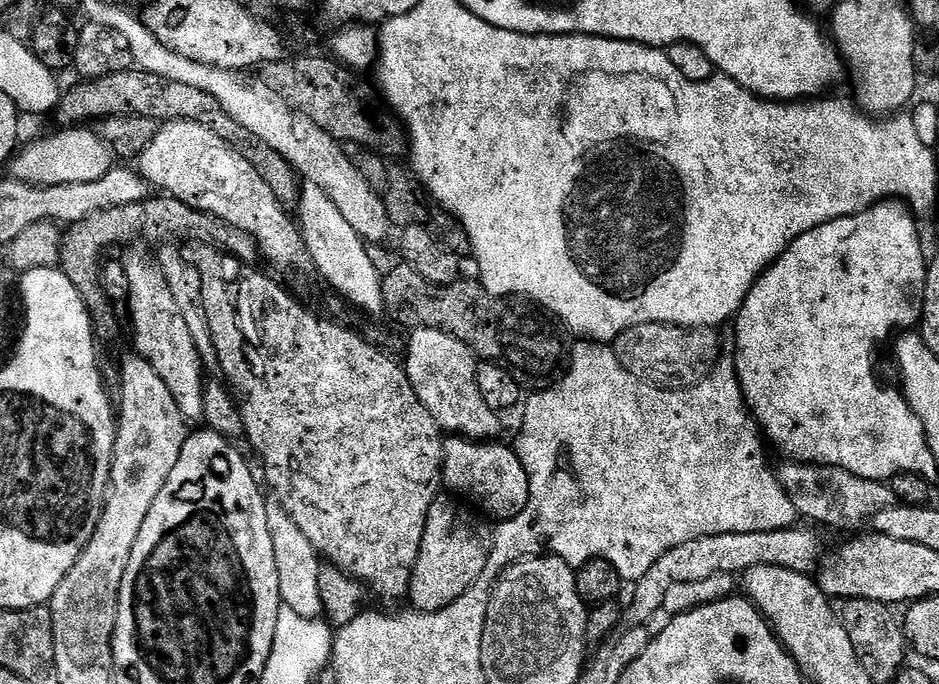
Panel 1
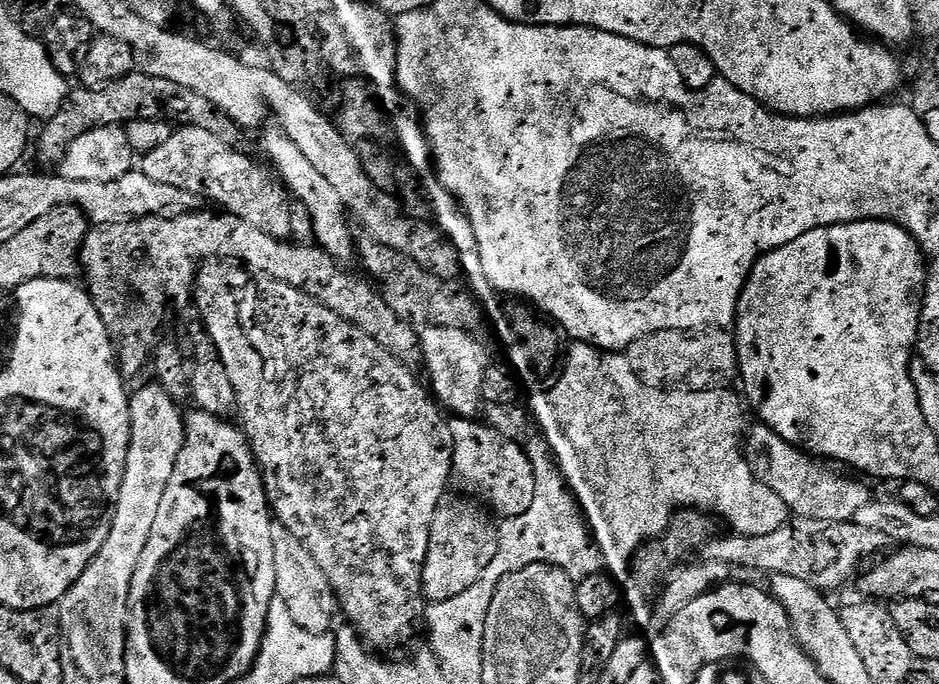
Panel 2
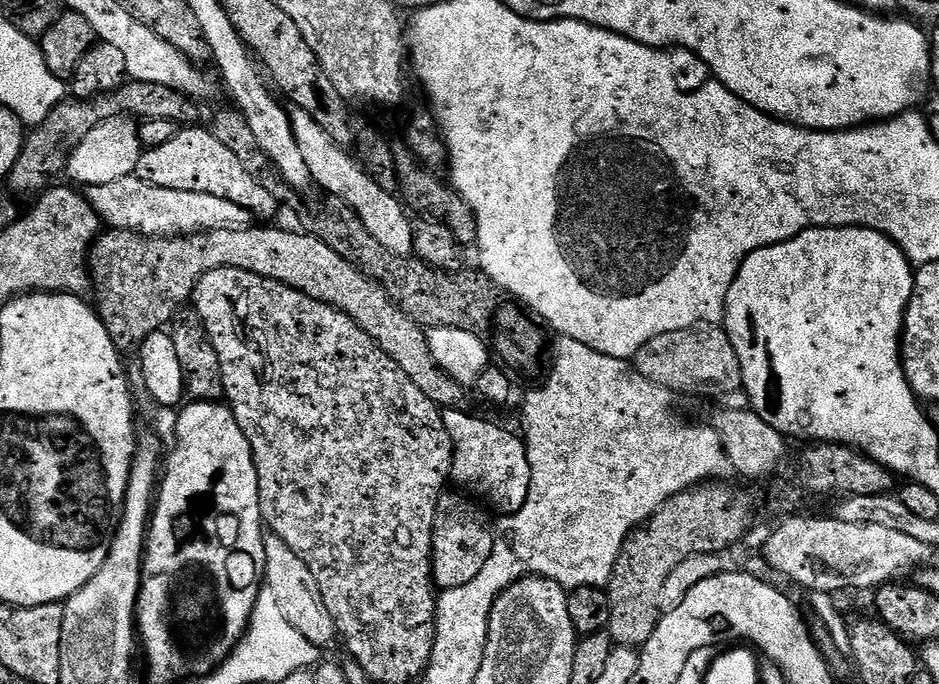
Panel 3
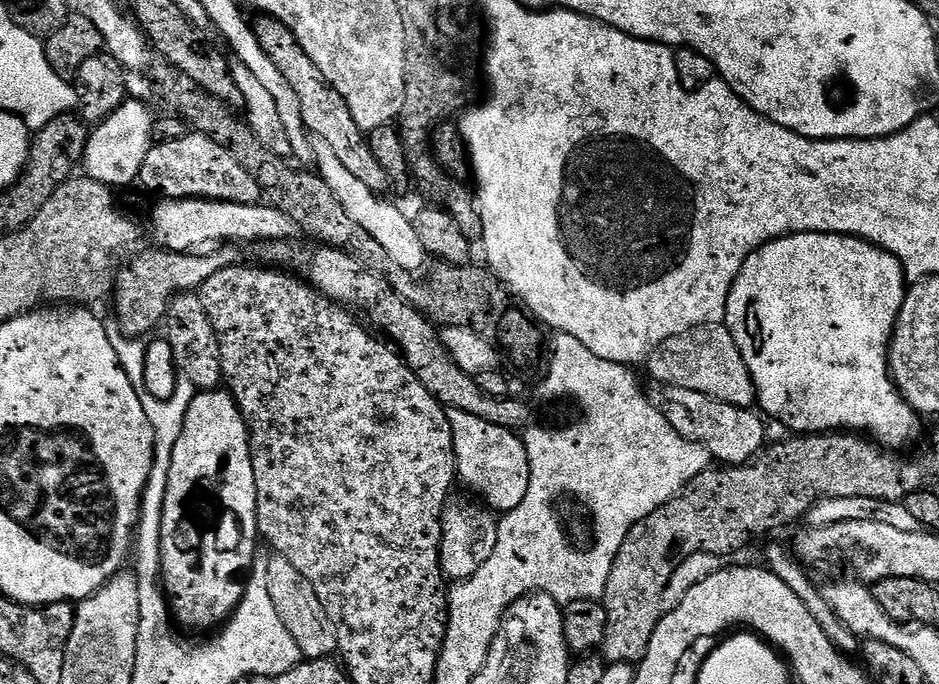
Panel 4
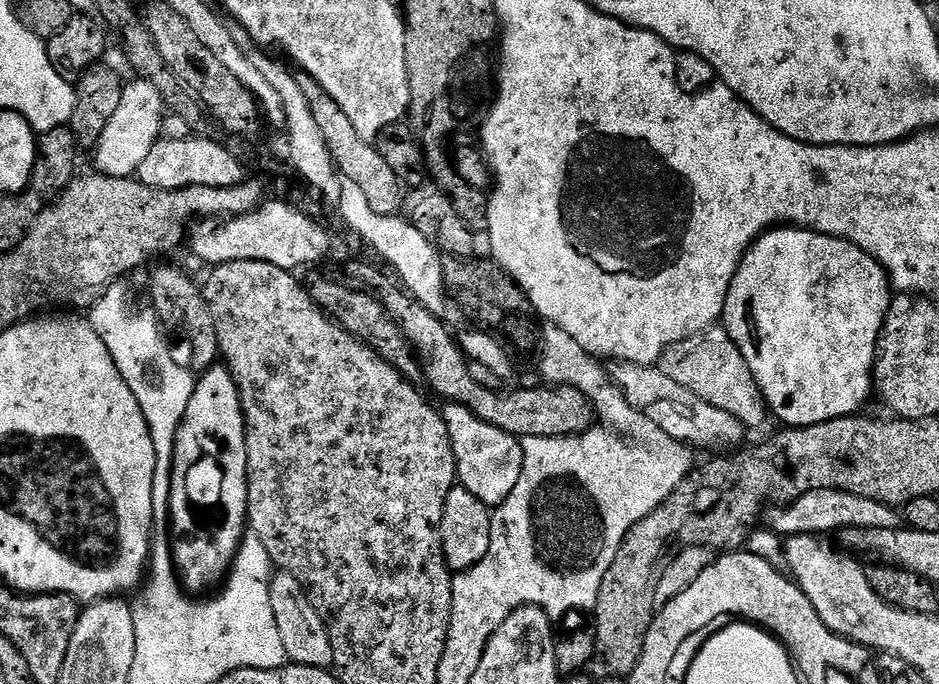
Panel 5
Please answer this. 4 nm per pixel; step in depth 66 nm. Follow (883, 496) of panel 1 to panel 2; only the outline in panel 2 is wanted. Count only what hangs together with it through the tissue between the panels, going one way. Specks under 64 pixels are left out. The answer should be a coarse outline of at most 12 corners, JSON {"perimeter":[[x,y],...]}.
{"perimeter":[[765,424],[742,444],[793,517],[852,521],[874,499]]}

